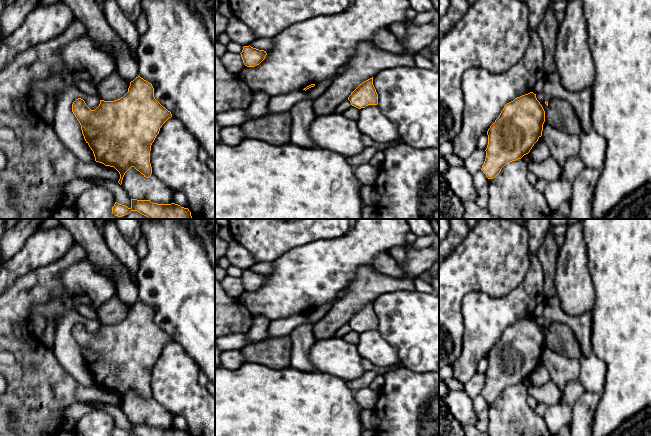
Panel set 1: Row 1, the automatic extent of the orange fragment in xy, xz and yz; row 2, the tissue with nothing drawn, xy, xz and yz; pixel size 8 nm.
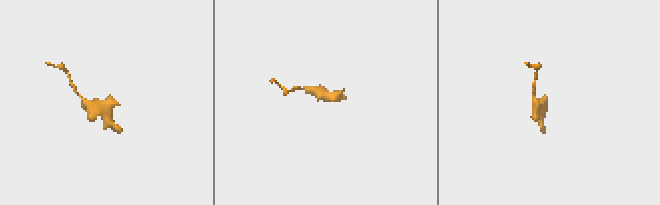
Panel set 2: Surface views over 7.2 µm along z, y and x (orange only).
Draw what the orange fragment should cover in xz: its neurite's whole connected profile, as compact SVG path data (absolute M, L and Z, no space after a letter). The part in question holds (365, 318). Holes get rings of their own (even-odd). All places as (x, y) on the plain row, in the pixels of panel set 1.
M373 301L360 308L348 321L351 329L361 333L378 328L378 318L373 309Z

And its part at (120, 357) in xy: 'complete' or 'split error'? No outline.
complete

